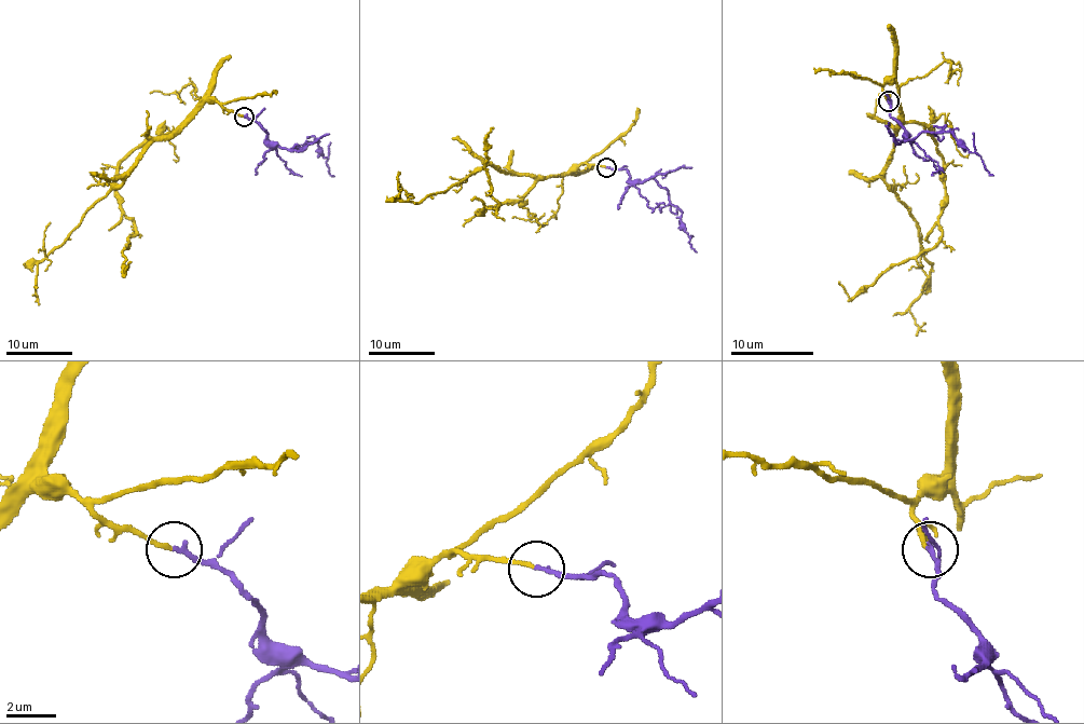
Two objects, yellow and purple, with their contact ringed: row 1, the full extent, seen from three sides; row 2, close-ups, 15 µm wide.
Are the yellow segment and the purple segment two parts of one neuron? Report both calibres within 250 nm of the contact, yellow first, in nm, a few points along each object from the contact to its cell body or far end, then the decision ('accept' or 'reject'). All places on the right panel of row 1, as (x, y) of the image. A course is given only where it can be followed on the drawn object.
calibres 160 and 180 nm; course yellow (888, 101), (883, 84), (893, 83), (900, 115), (929, 131), (943, 163), (940, 242), (852, 298), (838, 281); course purple (888, 101), (890, 115), (906, 132), (902, 140), (915, 140), (922, 132), (951, 132), (983, 159), (992, 176); accept

